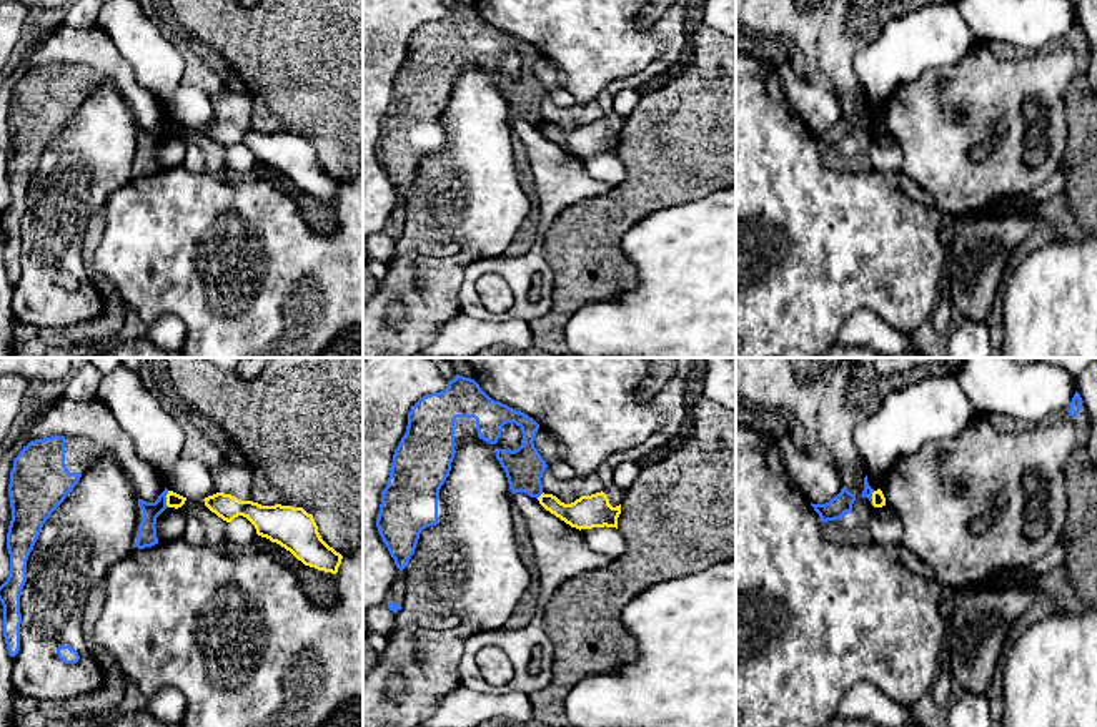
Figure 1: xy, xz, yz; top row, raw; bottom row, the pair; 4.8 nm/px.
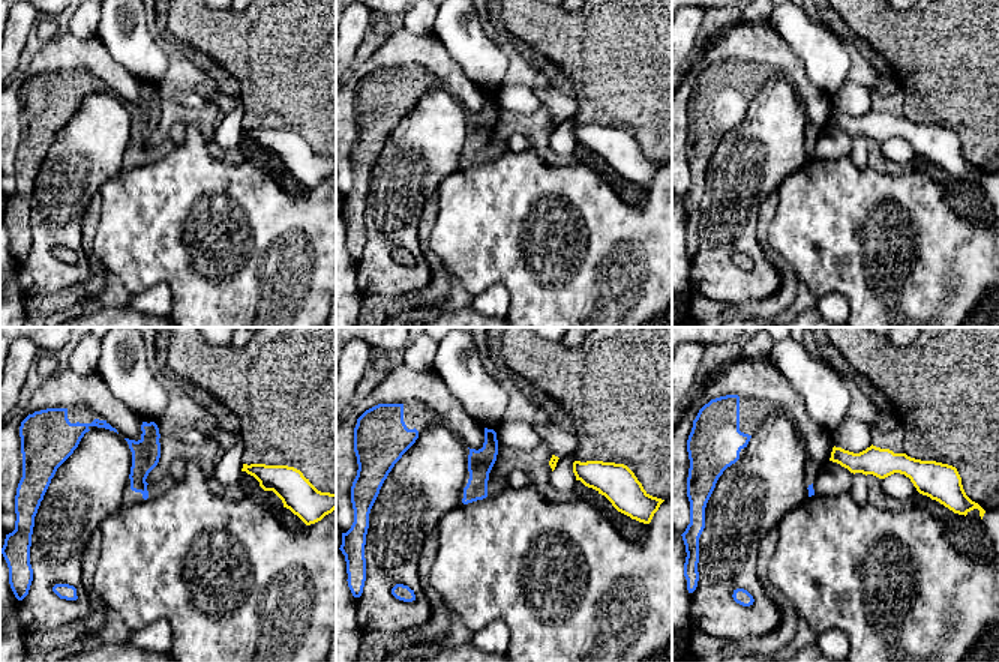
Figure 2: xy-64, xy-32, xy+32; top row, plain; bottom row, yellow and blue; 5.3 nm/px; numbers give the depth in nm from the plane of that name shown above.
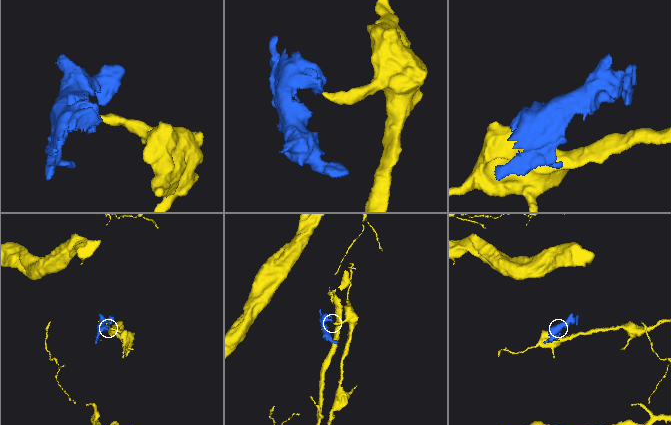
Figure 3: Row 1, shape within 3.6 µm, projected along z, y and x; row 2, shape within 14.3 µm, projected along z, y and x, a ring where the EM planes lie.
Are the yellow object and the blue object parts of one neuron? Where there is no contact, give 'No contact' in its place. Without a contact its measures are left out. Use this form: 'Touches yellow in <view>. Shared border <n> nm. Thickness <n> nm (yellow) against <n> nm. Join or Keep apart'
Touches yellow in xy. Shared border 80 nm. Thickness 70 nm (yellow) against 100 nm. Keep apart

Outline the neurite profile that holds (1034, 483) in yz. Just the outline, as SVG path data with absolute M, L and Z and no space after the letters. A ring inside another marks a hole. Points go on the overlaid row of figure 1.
M1027 472L1024 477L1024 486L1027 489L1027 502L1040 502L1044 504L1047 499L1047 482L1045 479L1037 472Z

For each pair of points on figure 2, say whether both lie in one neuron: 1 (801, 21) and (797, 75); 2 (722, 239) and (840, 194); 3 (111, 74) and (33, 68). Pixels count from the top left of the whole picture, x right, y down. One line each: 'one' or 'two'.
1: two
2: two
3: one

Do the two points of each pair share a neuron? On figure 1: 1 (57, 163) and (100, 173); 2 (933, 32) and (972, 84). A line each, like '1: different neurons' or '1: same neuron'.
1: same neuron
2: different neurons

